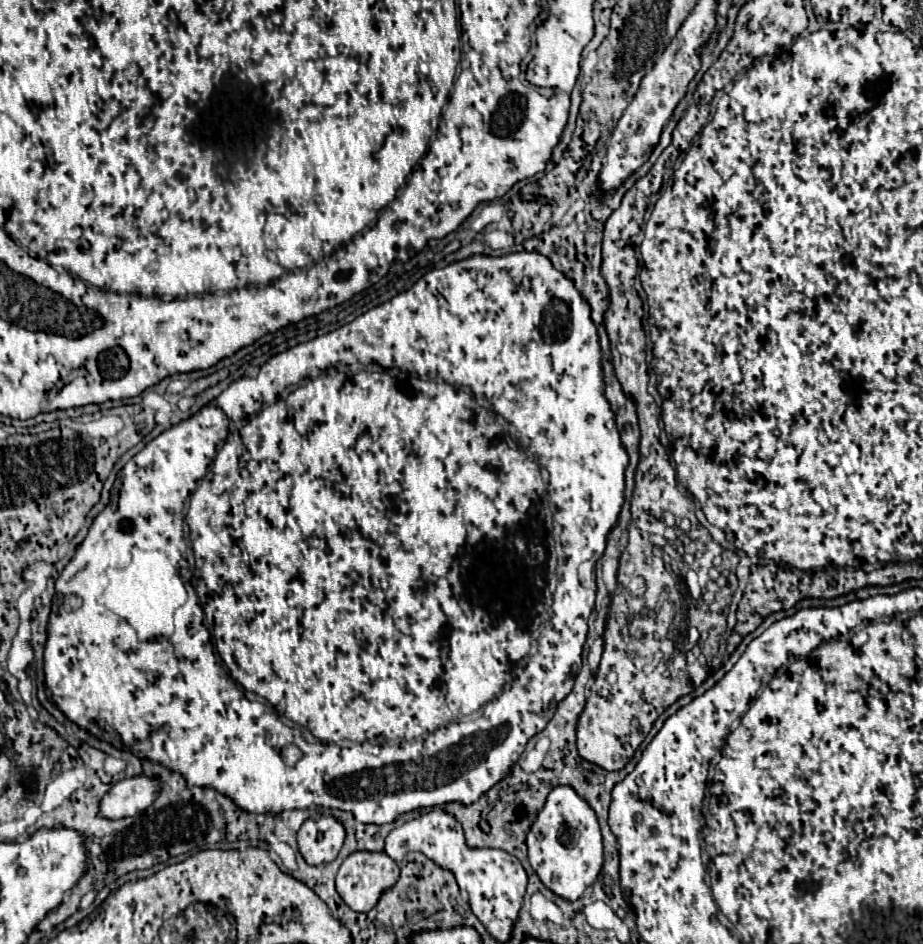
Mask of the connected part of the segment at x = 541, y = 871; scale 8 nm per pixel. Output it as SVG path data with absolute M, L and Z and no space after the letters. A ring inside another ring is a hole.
M570 786L550 790L542 812L538 812L526 834L526 846L530 866L536 870L542 884L566 900L578 900L584 890L594 884L604 860L602 834L594 810Z

